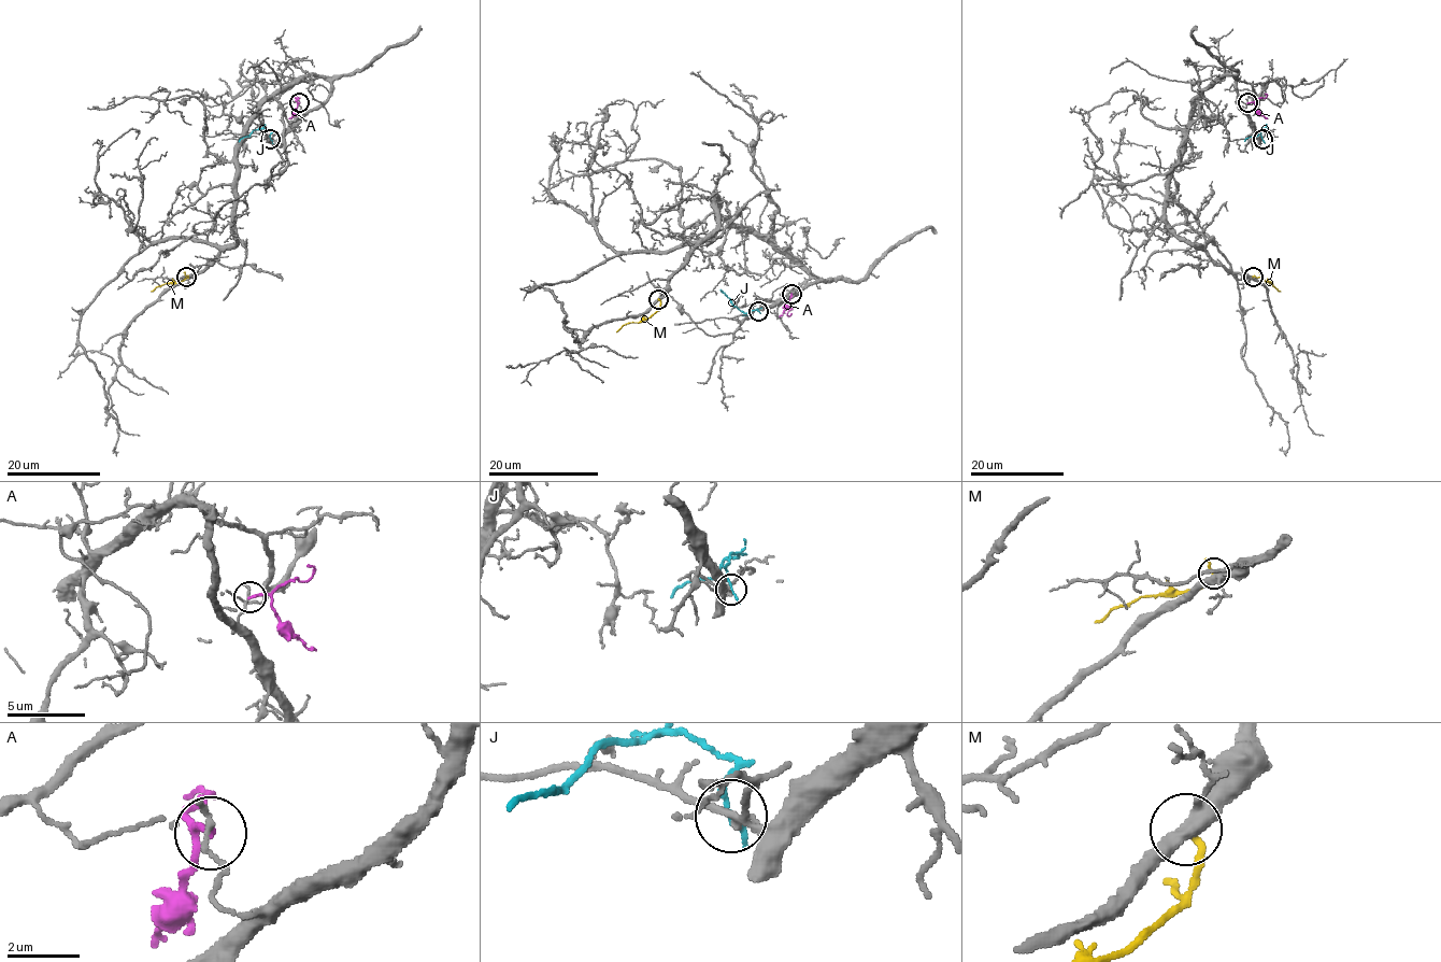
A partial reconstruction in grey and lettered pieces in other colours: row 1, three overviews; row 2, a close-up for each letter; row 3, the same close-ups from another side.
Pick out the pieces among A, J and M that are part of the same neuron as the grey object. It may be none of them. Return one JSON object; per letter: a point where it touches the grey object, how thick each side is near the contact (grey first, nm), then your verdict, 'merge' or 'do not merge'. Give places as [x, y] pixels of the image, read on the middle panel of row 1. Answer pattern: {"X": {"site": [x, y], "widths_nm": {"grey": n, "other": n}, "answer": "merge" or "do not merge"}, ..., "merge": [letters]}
{"A": {"site": [792, 294], "widths_nm": {"grey": 180, "other": 180}, "answer": "do not merge"}, "J": {"site": [758, 311], "widths_nm": {"grey": 170, "other": 170}, "answer": "do not merge"}, "M": {"site": [658, 299], "widths_nm": {"grey": 380, "other": 180}, "answer": "do not merge"}, "merge": []}

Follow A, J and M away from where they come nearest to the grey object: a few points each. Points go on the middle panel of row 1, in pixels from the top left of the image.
A: (792, 293), (787, 307), (780, 316)
J: (757, 311), (740, 311), (721, 288)
M: (658, 298), (660, 307), (653, 313), (623, 325), (616, 331)

